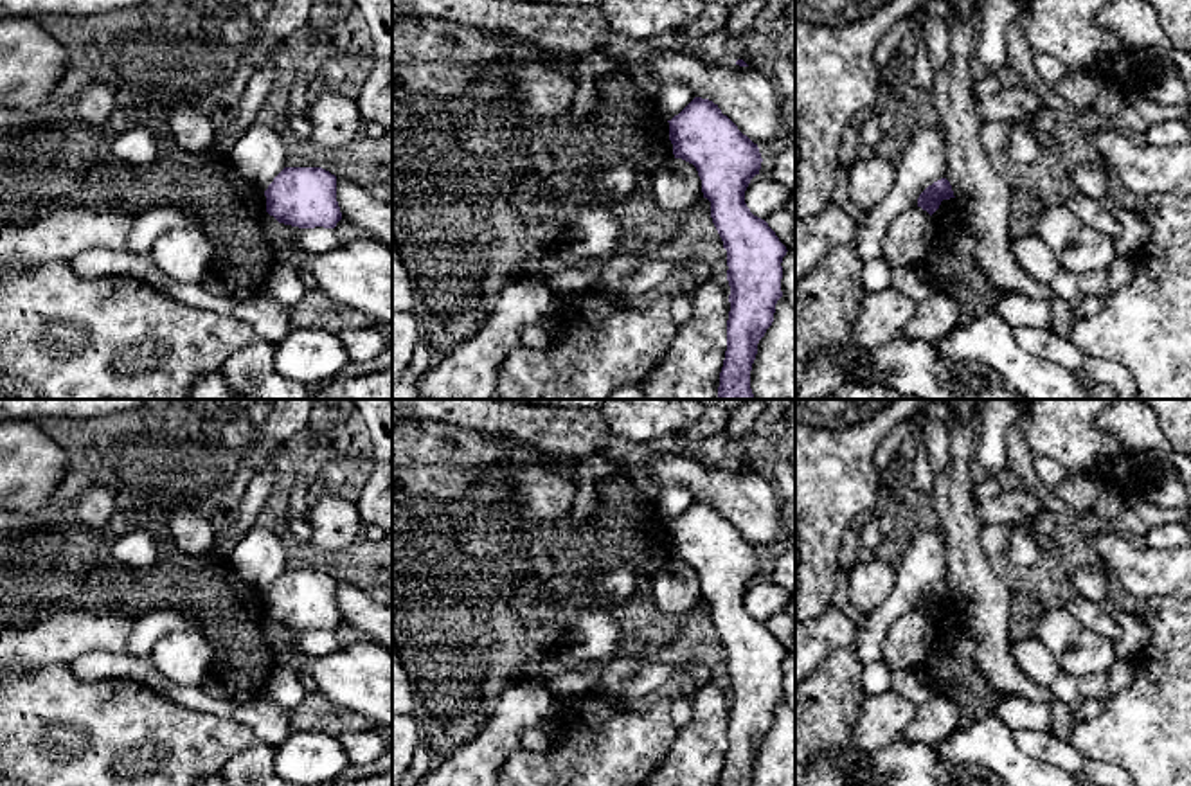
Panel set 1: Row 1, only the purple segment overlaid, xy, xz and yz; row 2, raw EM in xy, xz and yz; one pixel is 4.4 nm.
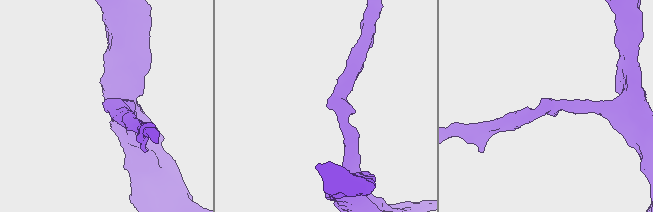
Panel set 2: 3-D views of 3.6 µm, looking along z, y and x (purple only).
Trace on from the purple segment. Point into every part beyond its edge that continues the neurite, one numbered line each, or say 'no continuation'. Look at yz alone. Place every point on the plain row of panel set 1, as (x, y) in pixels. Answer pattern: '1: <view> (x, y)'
no continuation

